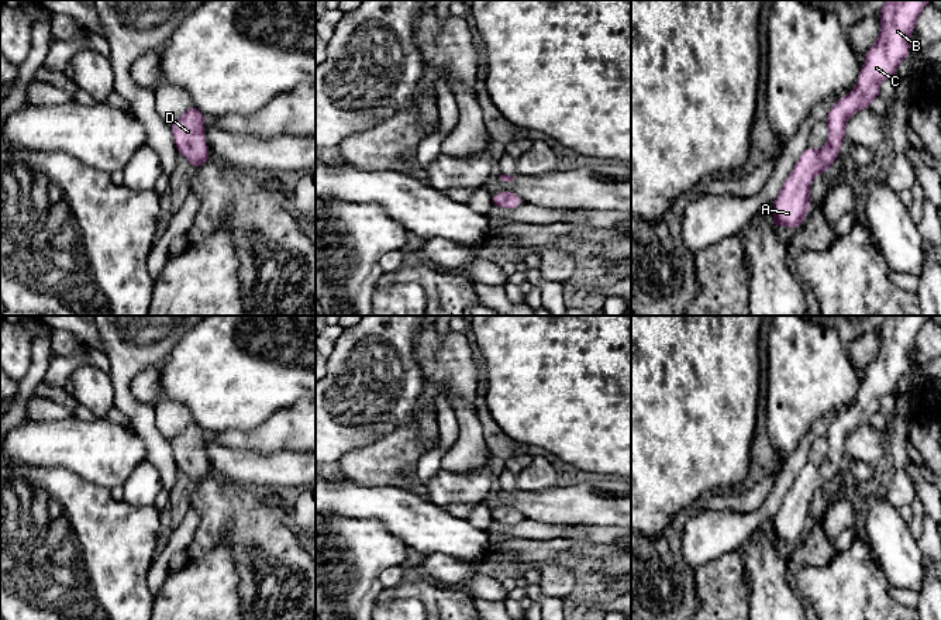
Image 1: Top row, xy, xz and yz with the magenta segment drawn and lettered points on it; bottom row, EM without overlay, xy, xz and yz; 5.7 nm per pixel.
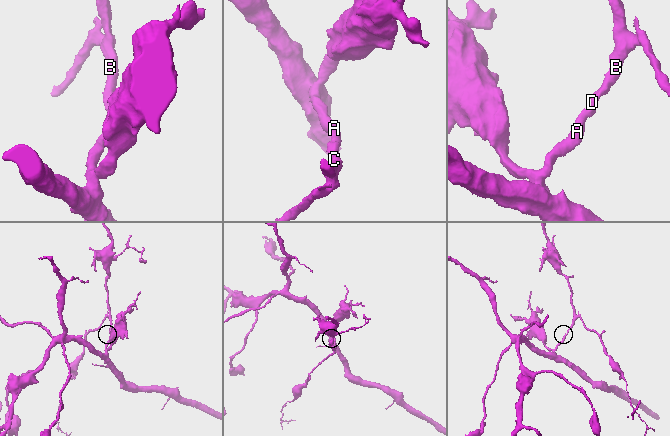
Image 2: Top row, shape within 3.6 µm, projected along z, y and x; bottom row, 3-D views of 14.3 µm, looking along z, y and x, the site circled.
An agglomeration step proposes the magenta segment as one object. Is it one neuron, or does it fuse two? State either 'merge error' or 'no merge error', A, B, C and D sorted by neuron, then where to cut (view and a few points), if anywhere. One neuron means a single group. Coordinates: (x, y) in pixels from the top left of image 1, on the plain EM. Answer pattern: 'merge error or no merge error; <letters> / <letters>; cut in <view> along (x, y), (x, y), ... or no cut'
no merge error; A B C D; no cut

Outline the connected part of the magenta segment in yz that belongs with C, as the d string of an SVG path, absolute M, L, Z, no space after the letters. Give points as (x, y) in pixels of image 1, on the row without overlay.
M885 316L878 333L880 347L866 366L856 402L838 414L825 434L828 454L821 465L807 462L787 490L779 512L772 519L775 542L799 544L810 524L810 502L818 489L827 489L840 471L845 455L845 438L855 428L869 424L879 411L880 397L893 395L897 382L910 366L910 349L920 328L931 316Z

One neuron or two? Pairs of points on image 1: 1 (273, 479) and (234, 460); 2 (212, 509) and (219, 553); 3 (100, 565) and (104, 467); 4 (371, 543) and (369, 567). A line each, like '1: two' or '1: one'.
1: one
2: two
3: two
4: one

